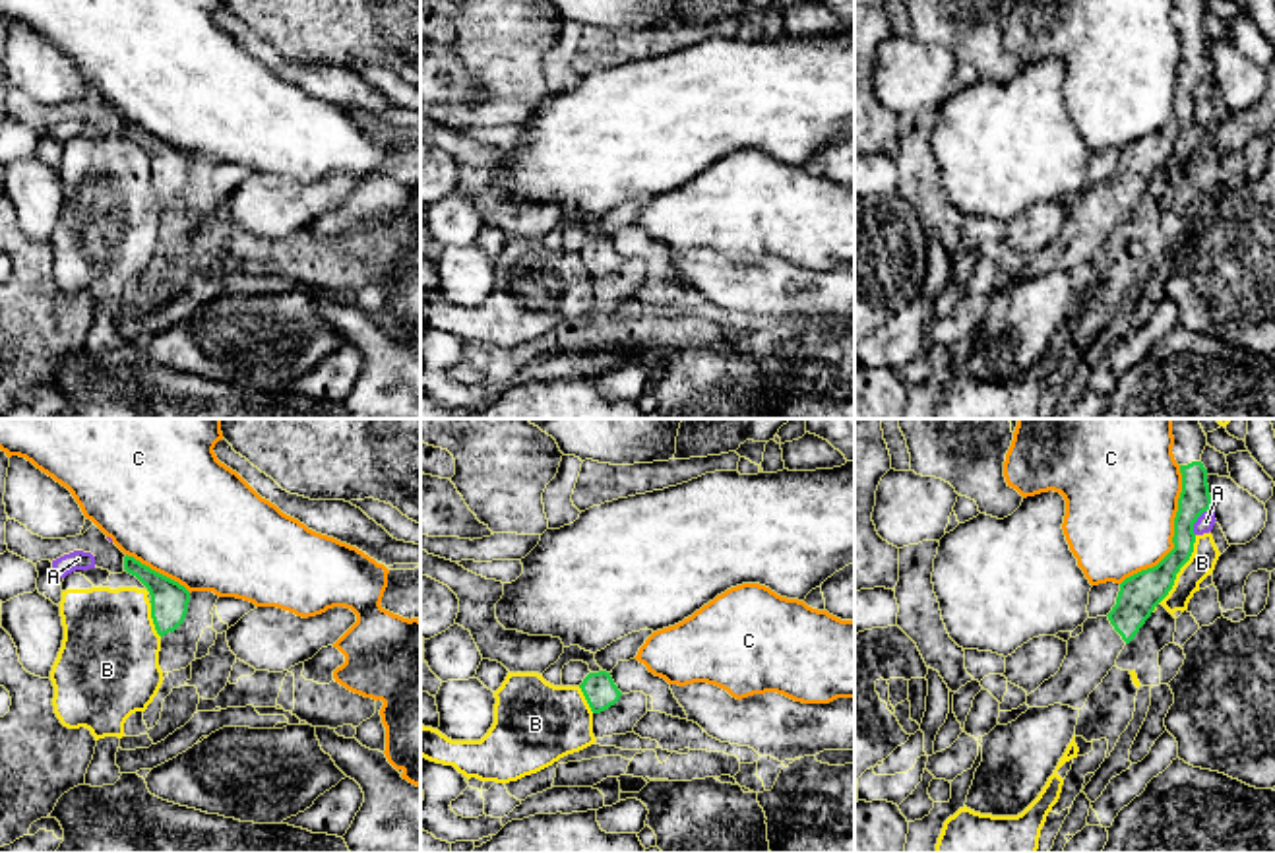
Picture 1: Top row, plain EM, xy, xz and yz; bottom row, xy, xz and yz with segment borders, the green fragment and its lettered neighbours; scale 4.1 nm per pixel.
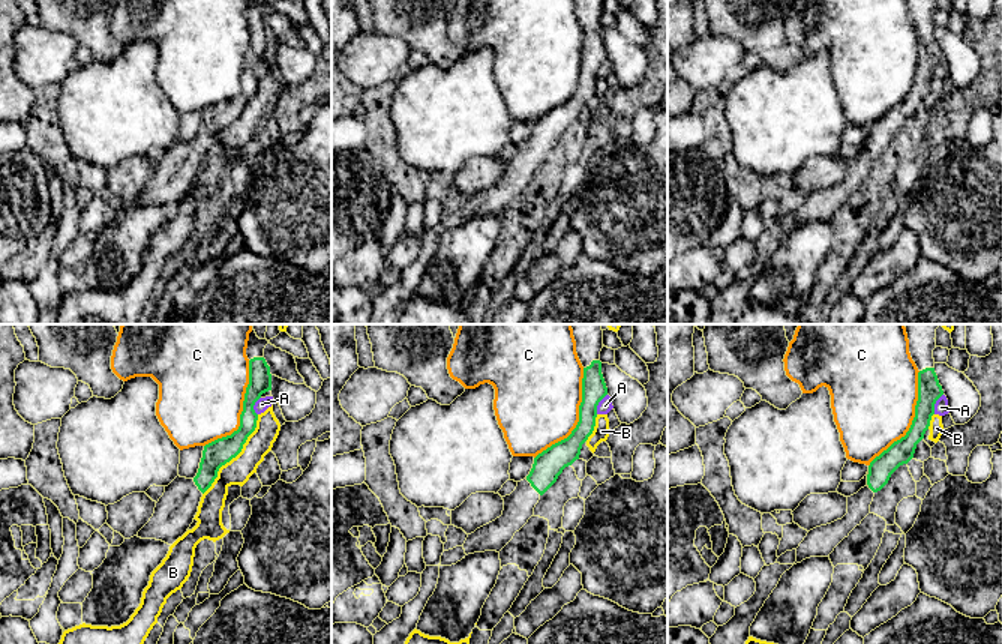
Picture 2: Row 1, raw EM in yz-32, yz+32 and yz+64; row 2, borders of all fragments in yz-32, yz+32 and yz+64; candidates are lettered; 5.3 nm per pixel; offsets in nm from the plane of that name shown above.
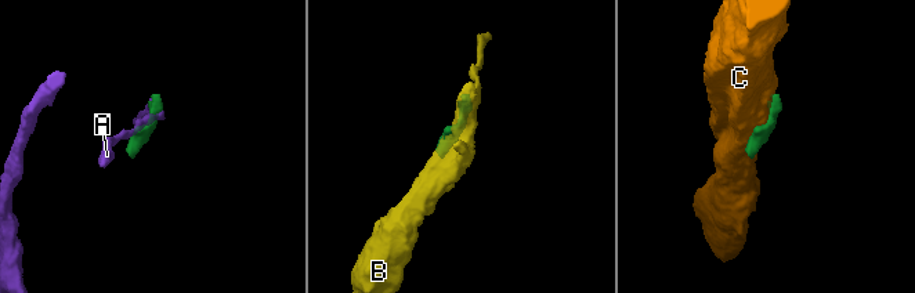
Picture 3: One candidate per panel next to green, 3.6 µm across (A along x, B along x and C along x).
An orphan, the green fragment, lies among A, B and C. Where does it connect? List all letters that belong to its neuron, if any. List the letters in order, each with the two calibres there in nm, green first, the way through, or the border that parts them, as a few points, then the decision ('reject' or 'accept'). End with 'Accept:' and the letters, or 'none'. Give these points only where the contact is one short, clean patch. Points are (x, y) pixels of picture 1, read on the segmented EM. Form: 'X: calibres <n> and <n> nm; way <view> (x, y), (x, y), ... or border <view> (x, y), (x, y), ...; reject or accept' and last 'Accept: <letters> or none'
A: calibres 130 and 70 nm; reject
B: calibres 170 and 110 nm; reject
C: calibres 150 and 460 nm; reject
Accept: none

